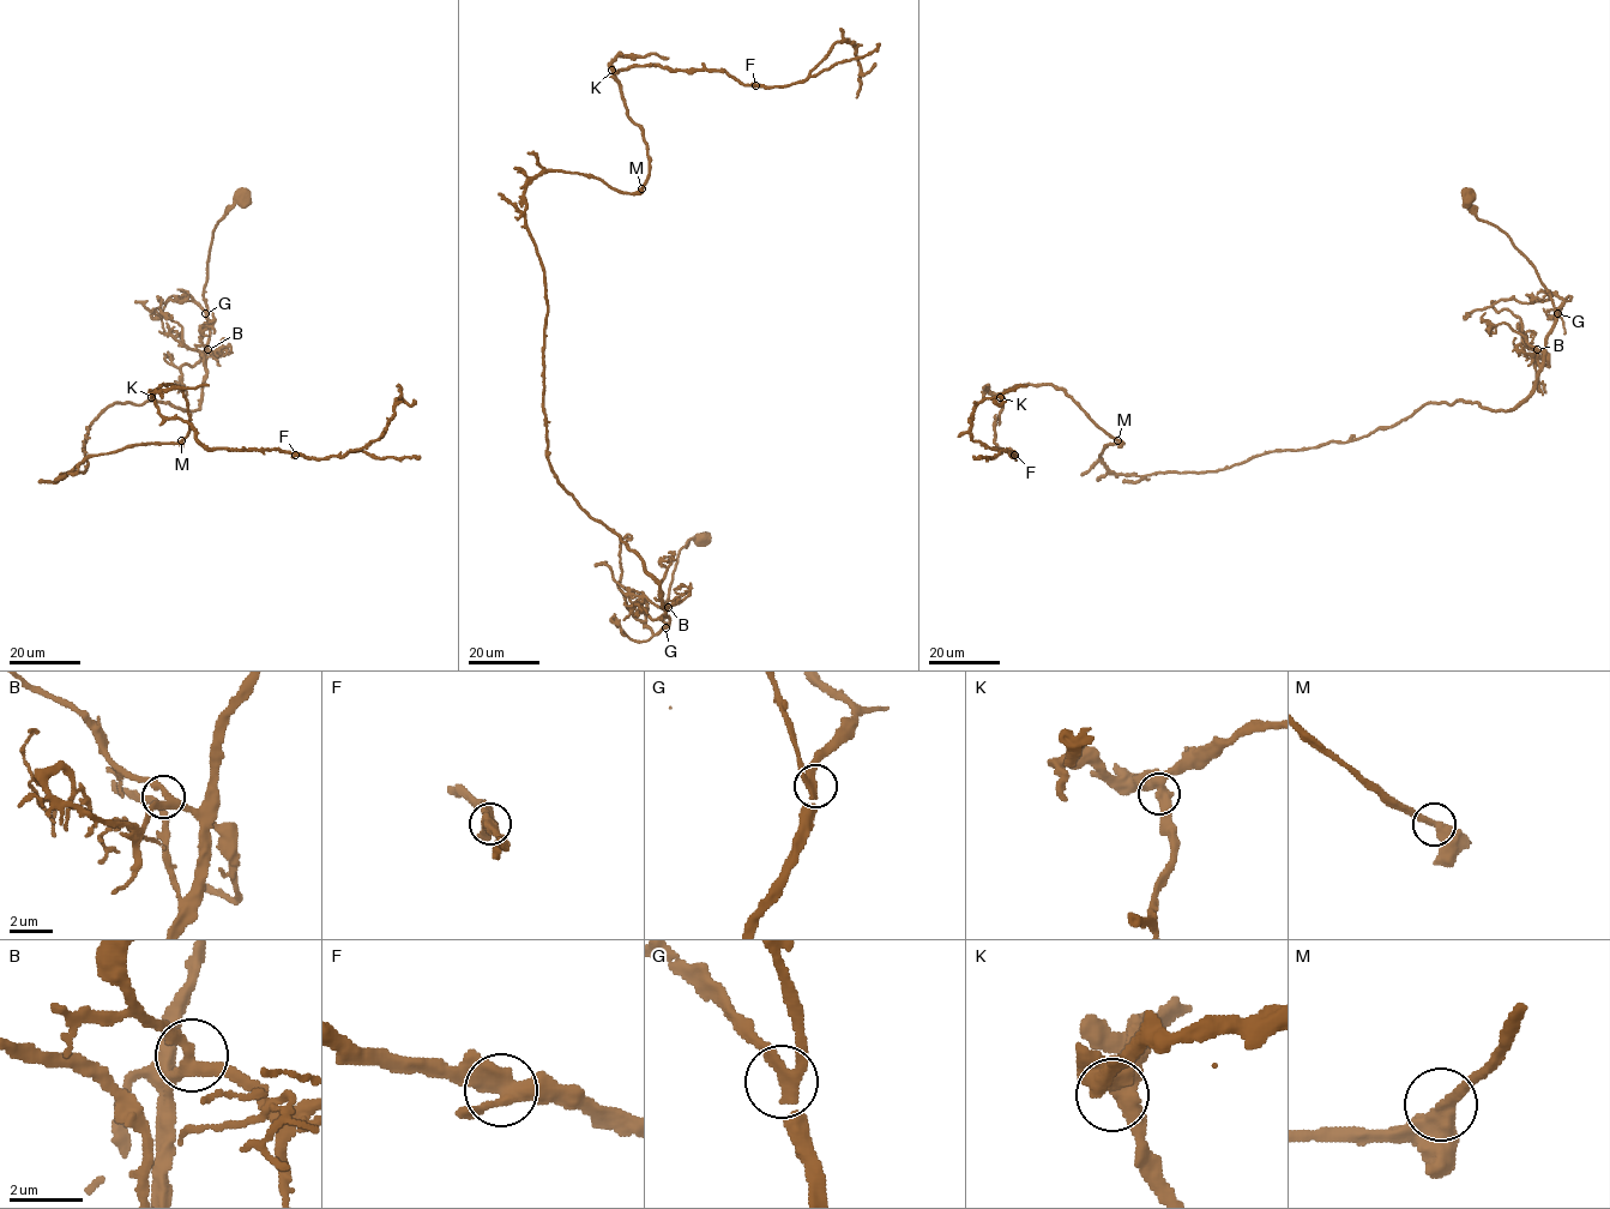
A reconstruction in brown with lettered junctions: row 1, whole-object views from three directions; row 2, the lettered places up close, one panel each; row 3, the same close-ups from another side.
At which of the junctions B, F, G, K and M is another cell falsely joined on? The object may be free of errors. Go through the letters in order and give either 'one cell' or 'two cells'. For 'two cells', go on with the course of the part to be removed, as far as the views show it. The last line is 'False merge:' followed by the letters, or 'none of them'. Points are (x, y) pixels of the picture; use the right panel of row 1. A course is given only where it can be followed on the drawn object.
B: one cell
F: one cell
G: one cell
K: one cell
M: one cell
False merge: none of them

